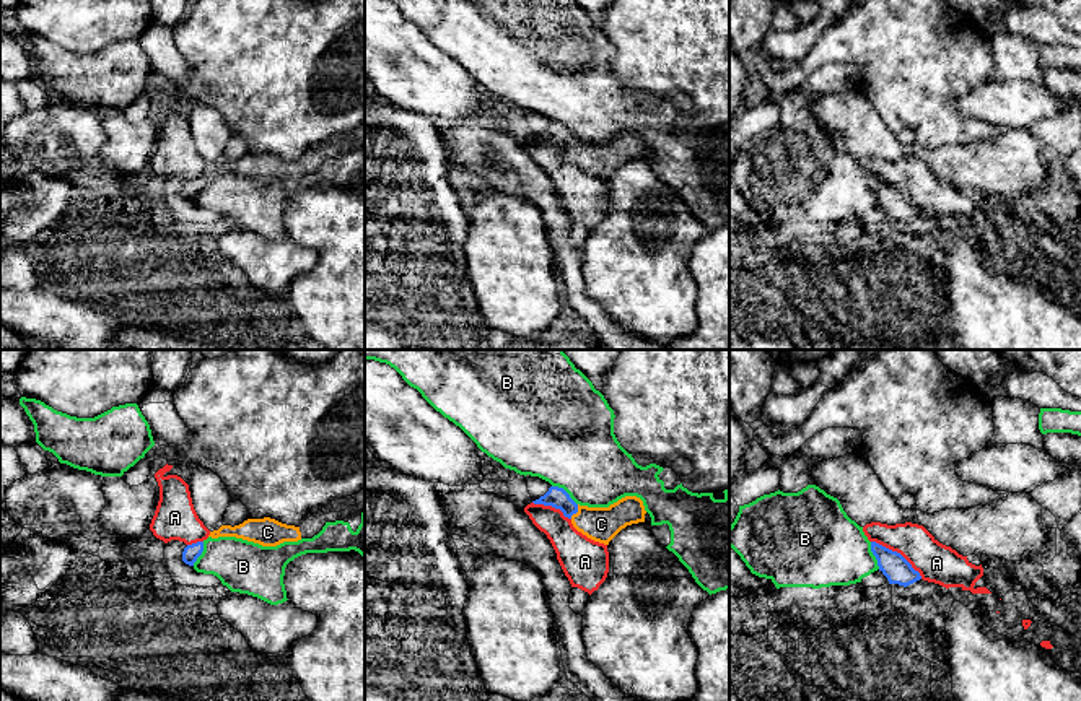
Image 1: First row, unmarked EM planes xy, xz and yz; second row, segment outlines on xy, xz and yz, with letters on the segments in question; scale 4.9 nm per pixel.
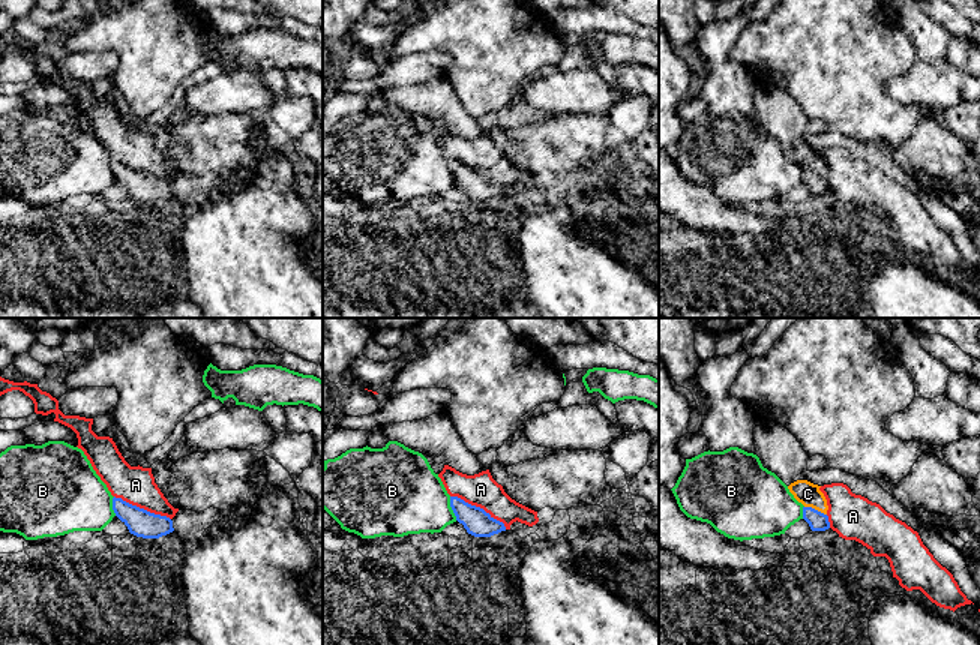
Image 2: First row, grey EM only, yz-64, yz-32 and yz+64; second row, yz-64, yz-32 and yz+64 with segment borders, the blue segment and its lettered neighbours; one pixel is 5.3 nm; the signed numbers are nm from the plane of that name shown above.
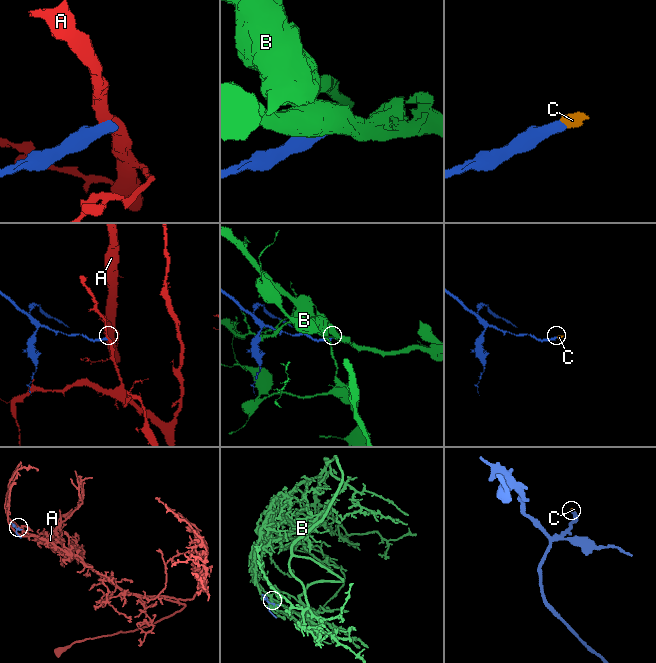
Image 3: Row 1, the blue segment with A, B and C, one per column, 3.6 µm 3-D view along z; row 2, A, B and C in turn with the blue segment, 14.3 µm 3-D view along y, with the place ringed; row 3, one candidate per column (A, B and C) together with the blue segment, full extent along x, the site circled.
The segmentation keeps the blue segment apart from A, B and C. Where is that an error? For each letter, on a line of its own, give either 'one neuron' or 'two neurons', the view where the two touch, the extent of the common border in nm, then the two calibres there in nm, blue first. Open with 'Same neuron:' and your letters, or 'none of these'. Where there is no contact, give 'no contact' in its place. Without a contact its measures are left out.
Same neuron: C
A: two neurons | yz | 320 nm | 140/190 nm
B: two neurons | xz | 160 nm | 100/460 nm
C: one neuron | xz | 80 nm | 100/180 nm

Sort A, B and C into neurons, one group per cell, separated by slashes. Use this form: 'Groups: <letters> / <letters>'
Groups: A / B / C

